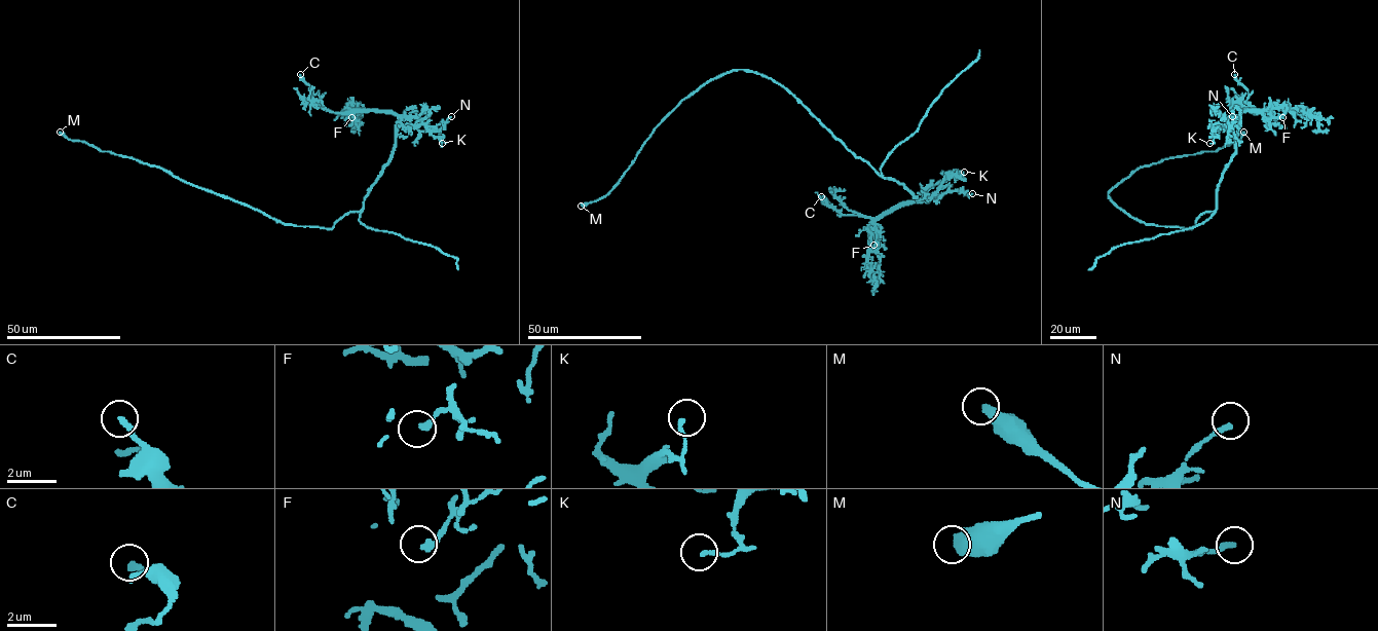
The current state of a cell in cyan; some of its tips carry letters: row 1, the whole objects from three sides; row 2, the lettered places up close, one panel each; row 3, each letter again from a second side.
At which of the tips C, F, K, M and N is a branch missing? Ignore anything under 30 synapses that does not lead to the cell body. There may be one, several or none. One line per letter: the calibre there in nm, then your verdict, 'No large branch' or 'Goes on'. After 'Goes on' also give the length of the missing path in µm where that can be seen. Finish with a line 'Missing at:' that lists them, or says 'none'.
C: Thickness 260 nm. No large branch
F: Thickness 160 nm. No large branch
K: Thickness 150 nm. No large branch
M: Thickness 550 nm. No large branch
N: Thickness 220 nm. No large branch
Missing at: none

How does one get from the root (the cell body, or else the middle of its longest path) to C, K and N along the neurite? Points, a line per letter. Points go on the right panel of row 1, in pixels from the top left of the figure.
C: (1160, 225), (1191, 228), (1201, 214), (1216, 209), (1217, 187), (1235, 151), (1239, 114), (1256, 111), (1234, 74)
K: (1160, 225), (1191, 228), (1201, 214), (1216, 209), (1217, 187), (1235, 151), (1237, 125), (1215, 124), (1209, 143)
N: (1160, 225), (1191, 228), (1201, 214), (1216, 209), (1217, 187), (1235, 151), (1237, 125), (1229, 131), (1232, 116)

